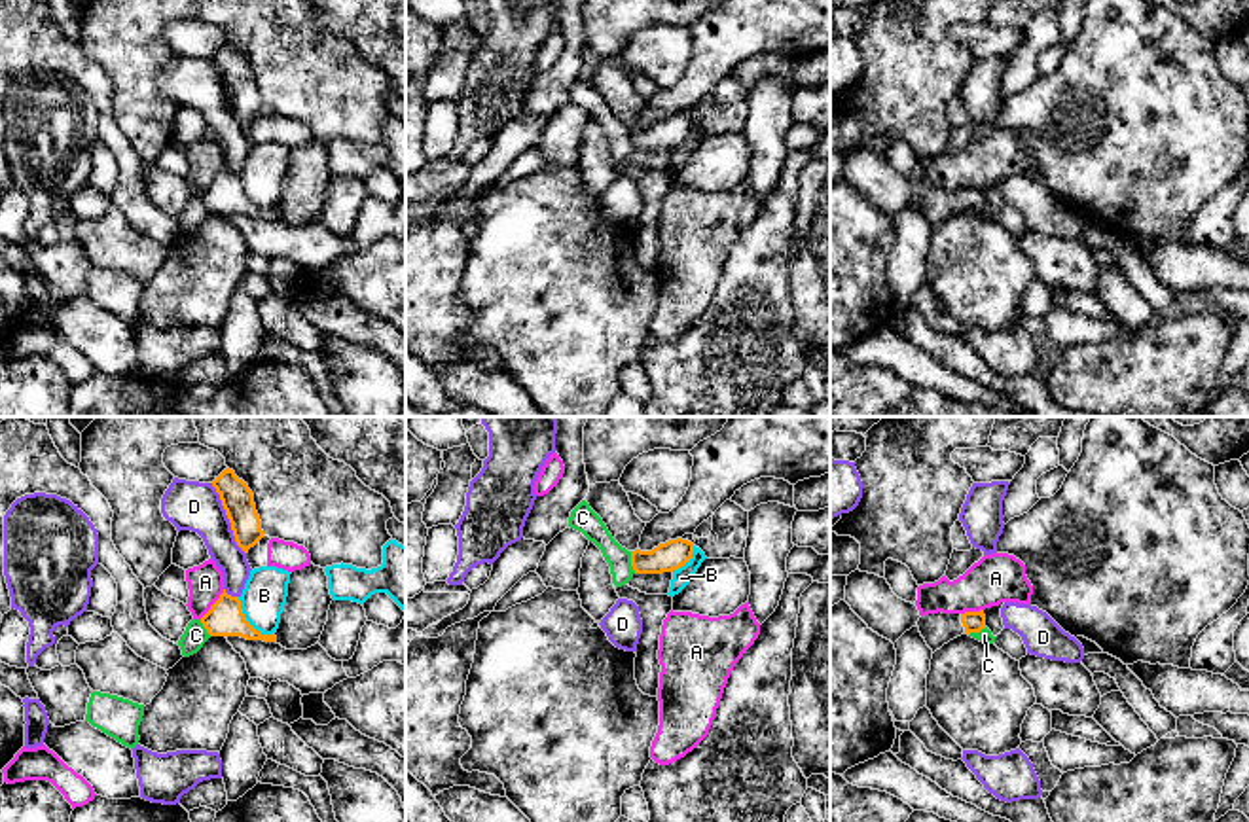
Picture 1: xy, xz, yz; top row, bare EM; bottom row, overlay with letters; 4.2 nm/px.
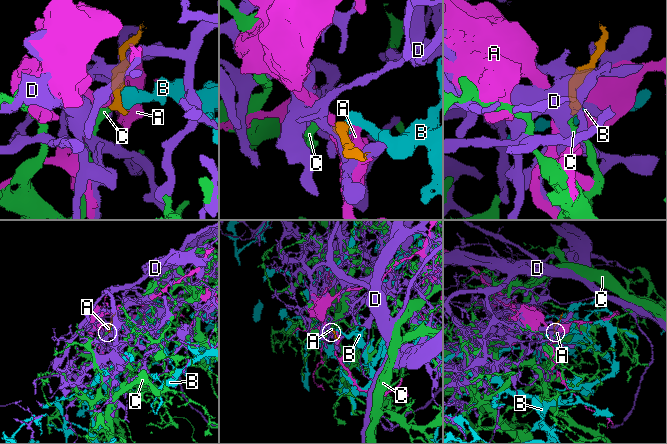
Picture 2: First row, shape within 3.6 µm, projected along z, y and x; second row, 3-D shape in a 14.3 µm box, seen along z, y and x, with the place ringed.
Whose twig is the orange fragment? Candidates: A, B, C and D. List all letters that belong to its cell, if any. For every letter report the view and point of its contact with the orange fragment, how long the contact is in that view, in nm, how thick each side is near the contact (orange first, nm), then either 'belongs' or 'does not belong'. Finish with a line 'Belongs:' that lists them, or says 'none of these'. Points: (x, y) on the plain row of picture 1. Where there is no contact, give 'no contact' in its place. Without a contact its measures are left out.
A: xy (213, 180) | 170 nm | 150/160 nm | does not belong
B: xy (247, 197) | 220 nm | 150/190 nm | does not belong
C: xz (632, 139) | 100 nm | 120/100 nm | does not belong
D: xy (228, 93) | 340 nm | 140/220 nm | does not belong
Belongs: none of these

